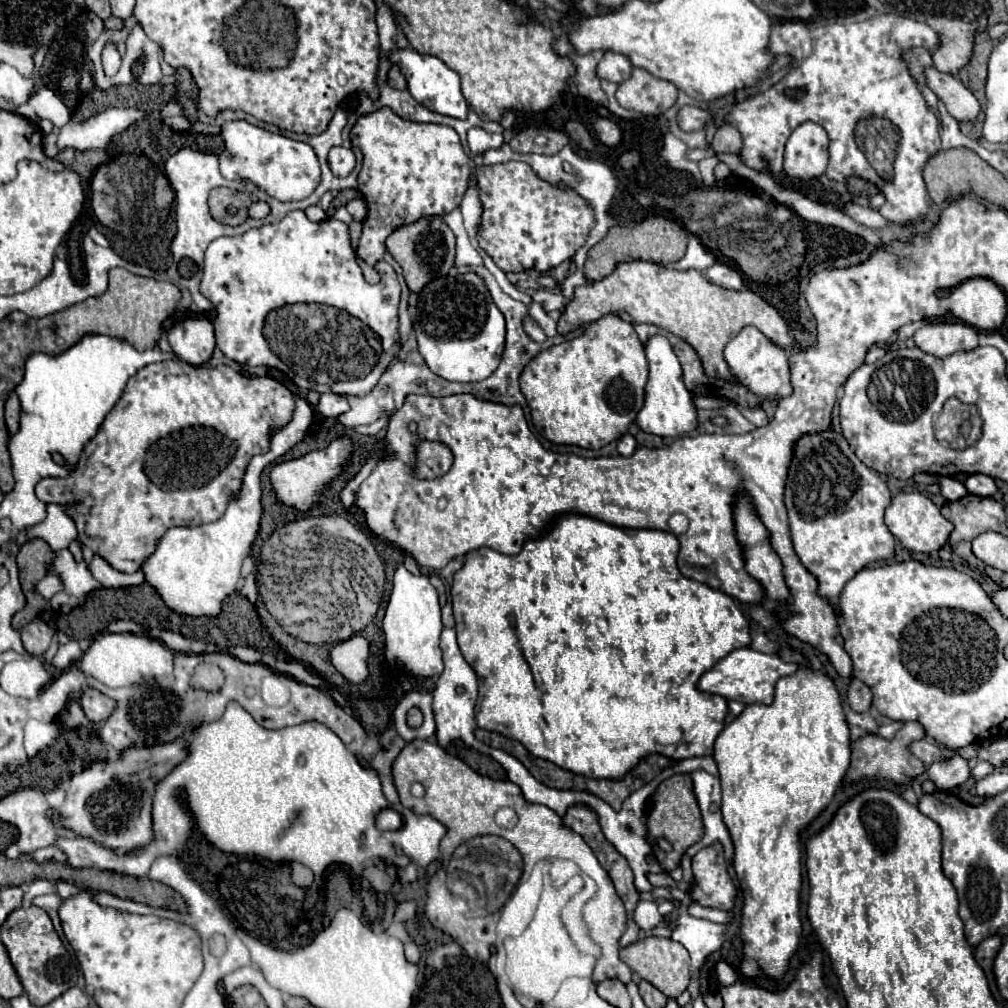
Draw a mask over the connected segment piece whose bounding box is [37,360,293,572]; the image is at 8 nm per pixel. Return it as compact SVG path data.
M165 360L165 362L149 364L149 366L141 368L135 376L129 378L121 398L111 408L111 412L105 416L99 432L85 444L75 470L67 478L41 480L37 484L37 496L45 504L65 506L67 514L73 518L73 522L77 526L79 540L83 546L87 546L95 554L103 556L113 568L117 568L121 572L133 572L143 566L145 558L153 552L153 542L157 542L157 538L161 538L161 534L165 534L165 530L169 530L173 526L201 526L201 524L209 524L209 522L215 522L217 518L221 518L221 514L225 512L225 506L235 496L239 496L239 490L243 484L243 474L245 474L251 458L255 454L263 454L265 450L269 450L269 430L273 430L273 426L277 426L277 422L289 422L289 414L293 414L293 394L283 384L279 384L277 380L273 380L269 376L247 376L247 374L241 374L241 372L233 370L231 366L223 366L223 364L221 366L193 366L183 360Z

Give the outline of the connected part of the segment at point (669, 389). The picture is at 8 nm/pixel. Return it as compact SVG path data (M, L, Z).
M651 336L645 344L647 360L649 360L649 380L645 386L645 404L641 412L637 414L637 424L643 432L651 432L657 436L679 436L685 432L691 432L697 422L695 422L695 412L697 408L693 406L693 396L683 384L683 374L681 374L681 364L665 336Z

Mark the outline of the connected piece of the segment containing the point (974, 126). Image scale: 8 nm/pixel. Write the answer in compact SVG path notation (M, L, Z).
M981 112L975 122L961 122L959 126L961 126L961 132L965 136L969 136L969 138L981 138L981 134L983 134L983 122L985 122L985 112Z

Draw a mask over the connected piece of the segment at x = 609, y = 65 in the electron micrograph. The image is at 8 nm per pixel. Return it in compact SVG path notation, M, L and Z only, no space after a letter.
M605 52L601 62L597 64L597 76L601 80L609 80L609 82L623 82L625 78L629 78L631 74L631 62L629 58L625 58L623 54L615 54L615 52Z

